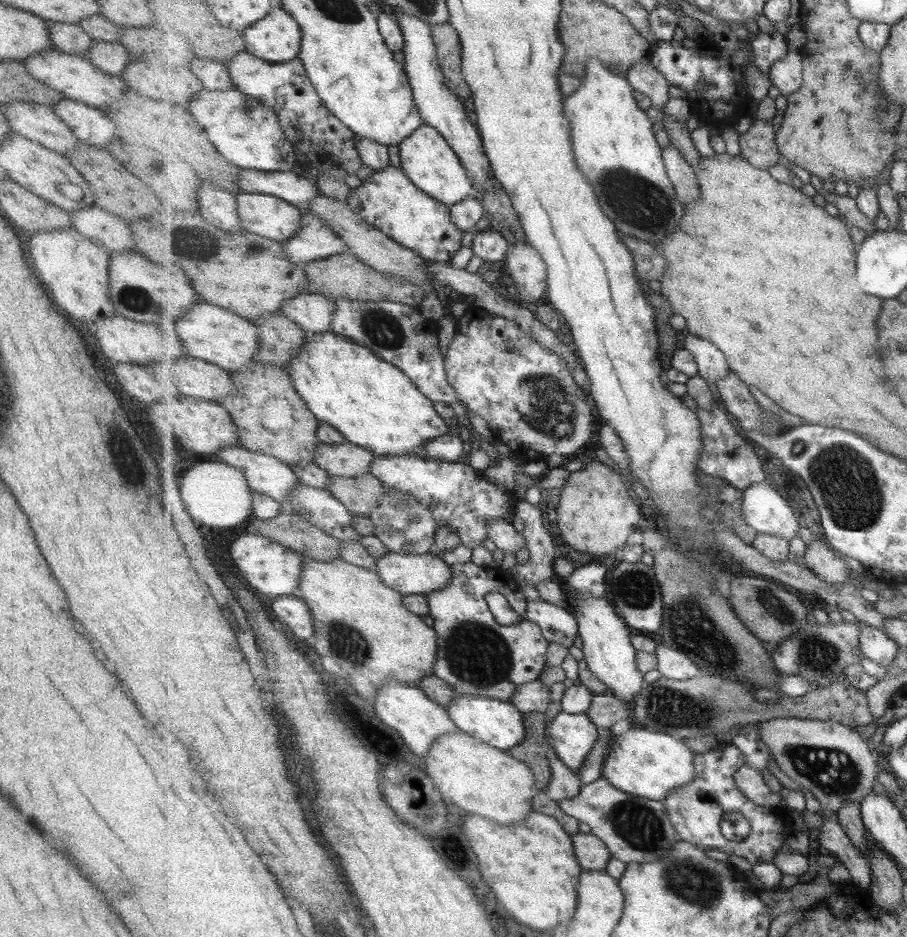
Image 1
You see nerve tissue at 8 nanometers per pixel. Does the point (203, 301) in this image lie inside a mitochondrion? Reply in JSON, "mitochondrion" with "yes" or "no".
{"mitochondrion":"no"}

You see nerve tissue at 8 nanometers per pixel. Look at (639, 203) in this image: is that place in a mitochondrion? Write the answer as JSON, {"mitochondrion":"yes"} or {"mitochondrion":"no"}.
{"mitochondrion":"yes"}

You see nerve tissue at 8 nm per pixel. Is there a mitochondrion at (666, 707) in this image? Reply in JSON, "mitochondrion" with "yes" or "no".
{"mitochondrion":"yes"}

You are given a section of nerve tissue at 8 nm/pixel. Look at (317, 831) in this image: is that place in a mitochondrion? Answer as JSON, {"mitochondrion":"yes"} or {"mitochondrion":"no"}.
{"mitochondrion":"no"}

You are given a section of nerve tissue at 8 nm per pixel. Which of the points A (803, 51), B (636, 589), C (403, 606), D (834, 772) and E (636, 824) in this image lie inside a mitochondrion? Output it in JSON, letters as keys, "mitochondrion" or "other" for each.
{"A":"other","B":"mitochondrion","C":"other","D":"mitochondrion","E":"mitochondrion"}

